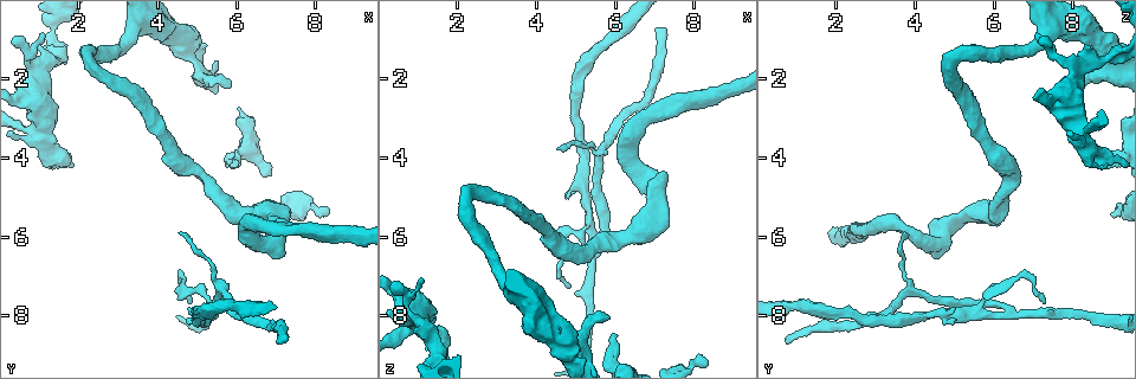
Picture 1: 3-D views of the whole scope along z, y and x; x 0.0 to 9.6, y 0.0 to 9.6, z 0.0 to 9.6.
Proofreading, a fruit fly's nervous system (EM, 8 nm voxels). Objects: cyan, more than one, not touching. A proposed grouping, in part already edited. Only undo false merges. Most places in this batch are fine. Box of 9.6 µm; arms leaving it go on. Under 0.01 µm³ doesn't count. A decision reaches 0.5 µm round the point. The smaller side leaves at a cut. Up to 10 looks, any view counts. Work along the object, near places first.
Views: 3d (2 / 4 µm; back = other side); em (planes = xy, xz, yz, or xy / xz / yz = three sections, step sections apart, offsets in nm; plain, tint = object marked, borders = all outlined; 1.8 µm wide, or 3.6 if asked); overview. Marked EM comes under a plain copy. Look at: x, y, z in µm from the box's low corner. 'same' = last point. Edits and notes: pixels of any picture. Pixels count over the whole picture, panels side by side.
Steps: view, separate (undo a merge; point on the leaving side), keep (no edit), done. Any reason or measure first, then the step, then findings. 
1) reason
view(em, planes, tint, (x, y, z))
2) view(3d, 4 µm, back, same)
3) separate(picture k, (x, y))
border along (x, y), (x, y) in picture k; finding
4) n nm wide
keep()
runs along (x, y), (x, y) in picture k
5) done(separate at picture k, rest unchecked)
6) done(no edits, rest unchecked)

sharp bend
view(3d, 4 µm, (5.90, 4.05, 9.05))

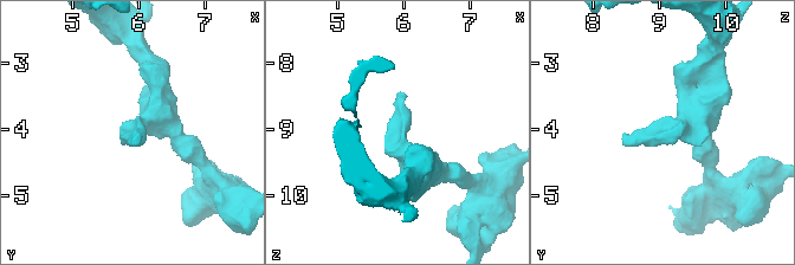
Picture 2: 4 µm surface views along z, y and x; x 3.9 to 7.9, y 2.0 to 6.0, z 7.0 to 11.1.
shape alone is not enough
view(em, yz, step 16, tint, (5.85, 4.10, 9.05))

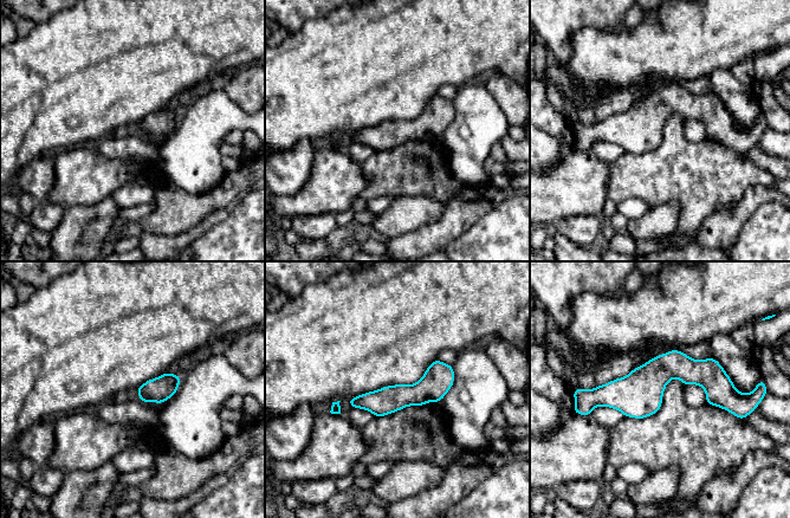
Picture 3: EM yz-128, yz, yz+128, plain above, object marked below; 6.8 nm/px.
another direction
view(em, planes, tint, same)

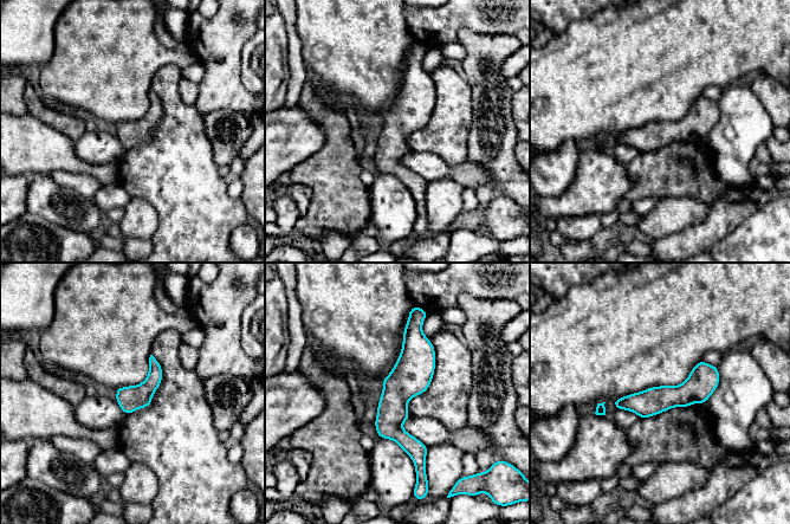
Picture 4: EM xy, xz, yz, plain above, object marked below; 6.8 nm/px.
keep()
runs along (410, 325), (395, 431), (419, 463) in picture 4; all the same neuron

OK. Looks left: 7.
sudden change in width
view(3d, 4 µm, (1.05, 3.50, 8.25))

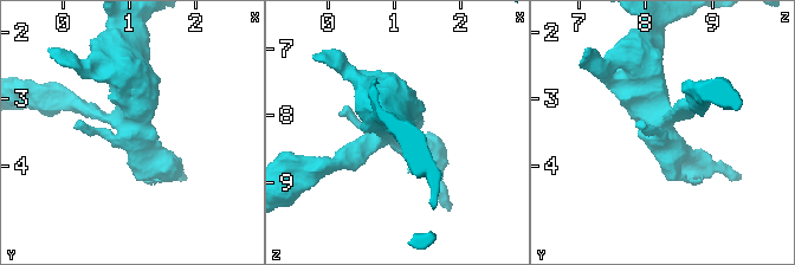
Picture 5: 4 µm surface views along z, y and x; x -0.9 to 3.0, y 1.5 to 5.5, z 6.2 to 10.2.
need the tissue
view(em, planes, tint, same)

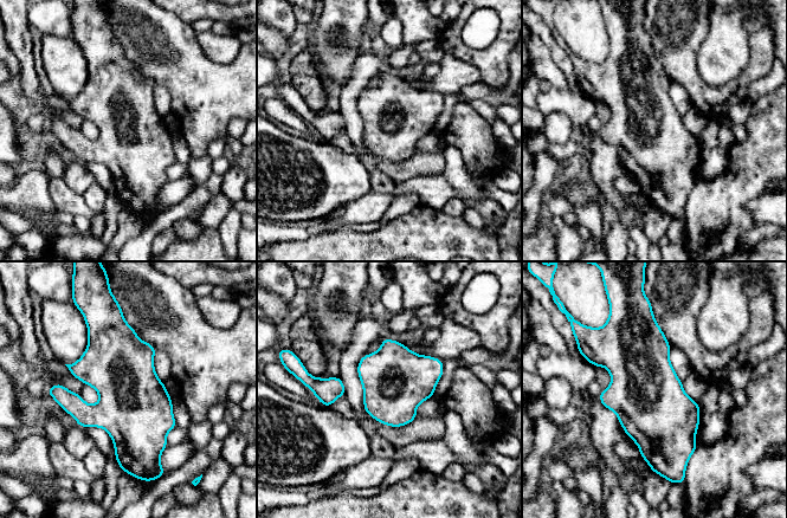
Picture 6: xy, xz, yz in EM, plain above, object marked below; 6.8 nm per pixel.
keep()
one neuron here

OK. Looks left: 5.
sharp bend
view(em, 3.6 µm, planes, tint, (4.55, 1.20, 8.70))

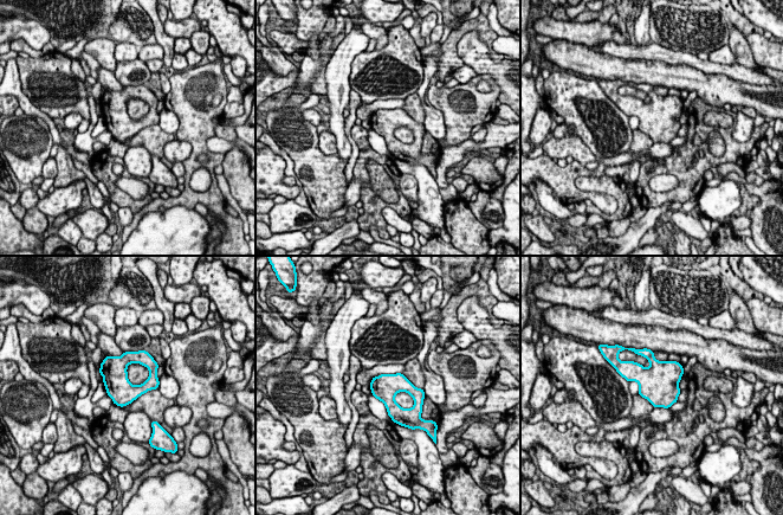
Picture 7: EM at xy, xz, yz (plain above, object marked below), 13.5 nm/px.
keep()
all the same neuron

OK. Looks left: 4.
two arms at a narrow angle
view(3d, 2 µm, (5.40, 7.95, 6.40))

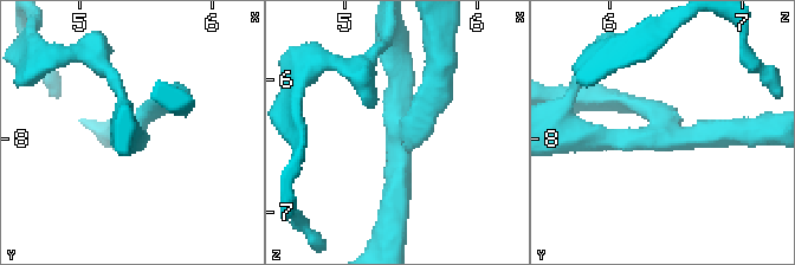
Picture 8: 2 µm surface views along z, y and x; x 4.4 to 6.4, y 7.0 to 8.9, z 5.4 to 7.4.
3 arms; arms of 200, 220, 220 nm; shape alone is not enough
view(em, planes, tint, (5.42, 8.00, 6.44))

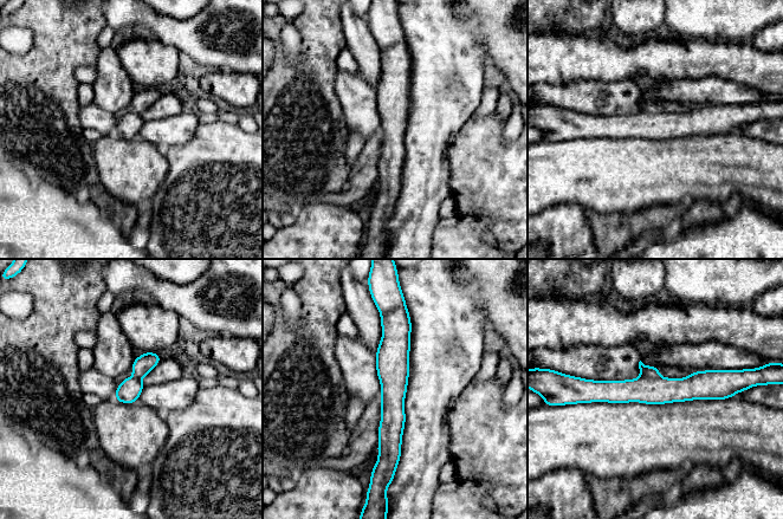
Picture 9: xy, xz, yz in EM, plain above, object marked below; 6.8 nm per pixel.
160 nm wide
separate(picture 9, (648, 370))
border along (641, 372), (648, 376), (657, 376) in picture 9; a second neuron is stuck on

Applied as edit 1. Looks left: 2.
done(separate at picture 9, rest unchecked)

